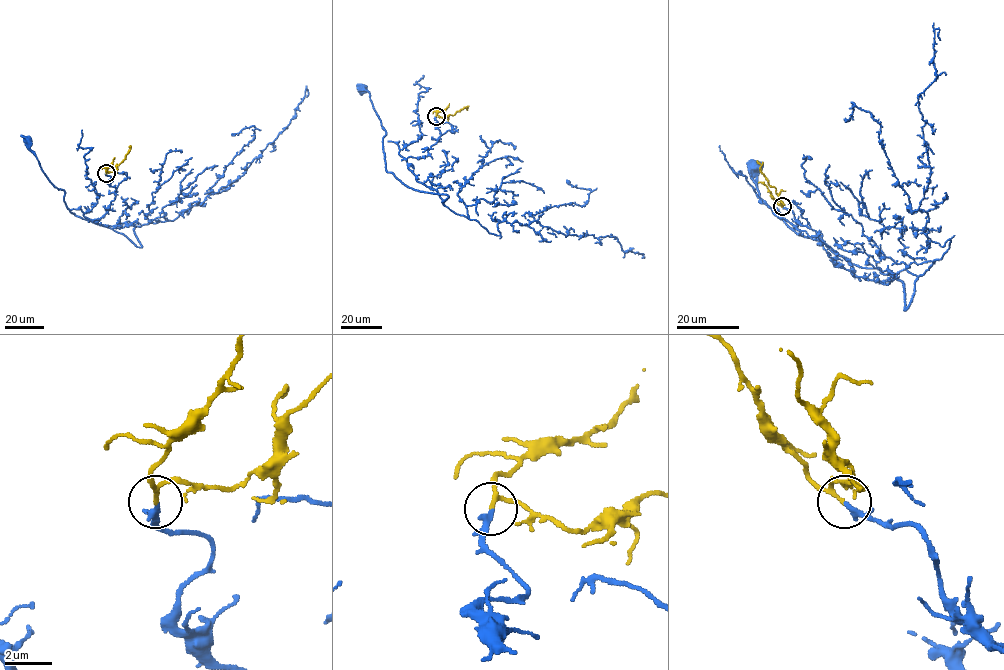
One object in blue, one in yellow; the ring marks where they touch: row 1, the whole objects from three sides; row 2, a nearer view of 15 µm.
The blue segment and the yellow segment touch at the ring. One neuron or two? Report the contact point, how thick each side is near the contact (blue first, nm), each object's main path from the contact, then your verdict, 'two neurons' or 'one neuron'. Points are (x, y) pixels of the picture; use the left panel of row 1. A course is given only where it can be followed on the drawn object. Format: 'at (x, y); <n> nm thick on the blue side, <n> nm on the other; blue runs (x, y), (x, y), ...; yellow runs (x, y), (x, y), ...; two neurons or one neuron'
at (106, 173); 240 nm thick on the blue side, 130 nm on the other; blue runs (106, 173), (115, 198), (93, 219), (129, 221), (141, 247), (72, 213), (28, 140); yellow runs (106, 173), (115, 170), (129, 147); one neuron

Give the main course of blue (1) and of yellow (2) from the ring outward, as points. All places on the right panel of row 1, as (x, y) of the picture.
1: (782, 206), (847, 258), (853, 276), (915, 275), (907, 309), (901, 280), (795, 233), (760, 197), (754, 166)
2: (782, 206), (776, 188), (769, 184), (759, 162)

